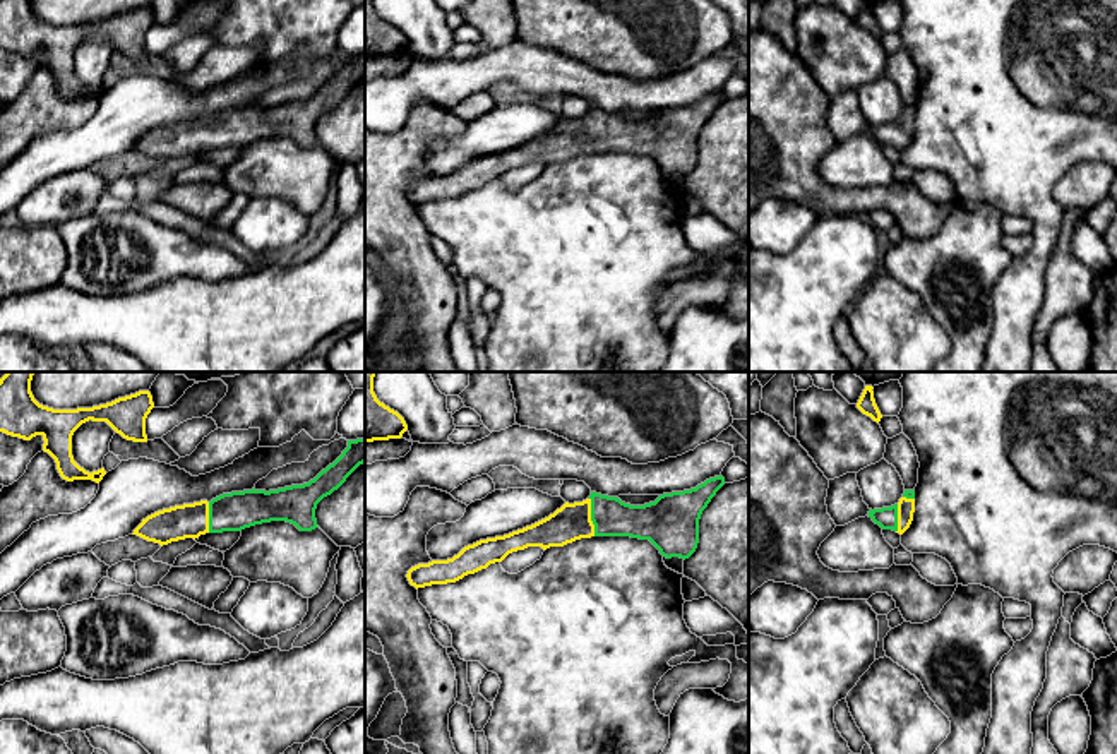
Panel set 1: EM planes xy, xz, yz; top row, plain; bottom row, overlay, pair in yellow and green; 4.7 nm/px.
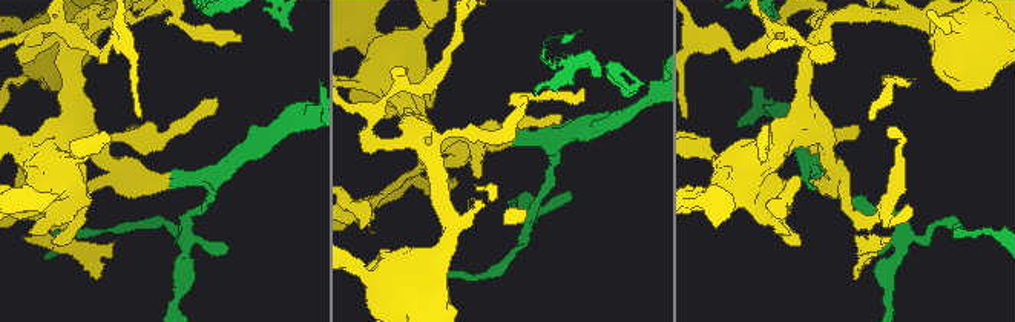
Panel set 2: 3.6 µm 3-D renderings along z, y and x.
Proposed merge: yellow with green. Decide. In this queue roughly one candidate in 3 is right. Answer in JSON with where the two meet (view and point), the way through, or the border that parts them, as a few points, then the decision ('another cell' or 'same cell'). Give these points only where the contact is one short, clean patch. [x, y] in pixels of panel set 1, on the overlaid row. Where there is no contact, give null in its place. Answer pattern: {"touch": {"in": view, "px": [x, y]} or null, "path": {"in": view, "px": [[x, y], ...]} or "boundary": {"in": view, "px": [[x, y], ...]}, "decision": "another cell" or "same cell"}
{"touch": {"in": "xz", "px": [590, 516]}, "path": {"in": "xz", "px": [[573, 521], [590, 516], [610, 516]]}, "decision": "same cell"}

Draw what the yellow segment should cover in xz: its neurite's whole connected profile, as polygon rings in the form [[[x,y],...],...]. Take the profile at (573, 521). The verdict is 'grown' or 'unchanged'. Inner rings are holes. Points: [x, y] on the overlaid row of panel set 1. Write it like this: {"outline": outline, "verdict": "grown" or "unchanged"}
{"outline": [[[714,476],[684,492],[660,495],[654,502],[630,506],[617,497],[591,492],[582,502],[565,502],[548,518],[504,536],[480,540],[447,560],[418,564],[406,574],[411,586],[447,584],[502,562],[528,547],[564,547],[591,536],[649,540],[663,557],[689,559],[699,543],[699,519],[725,478]]], "verdict": "grown"}

